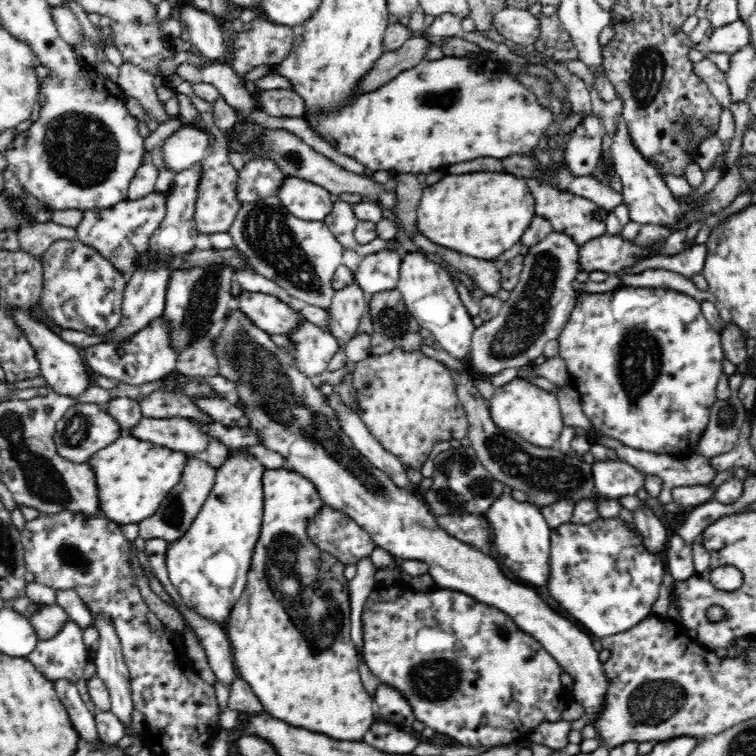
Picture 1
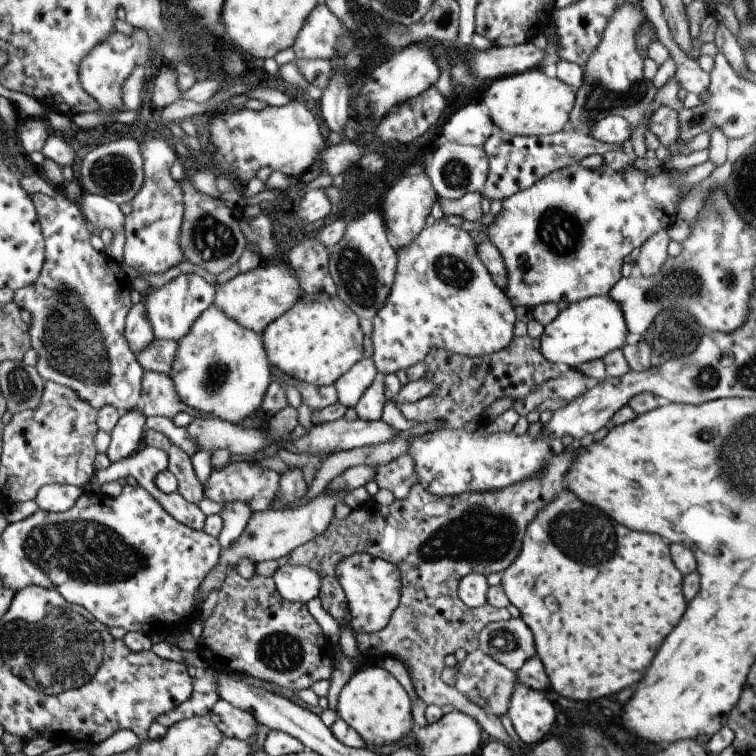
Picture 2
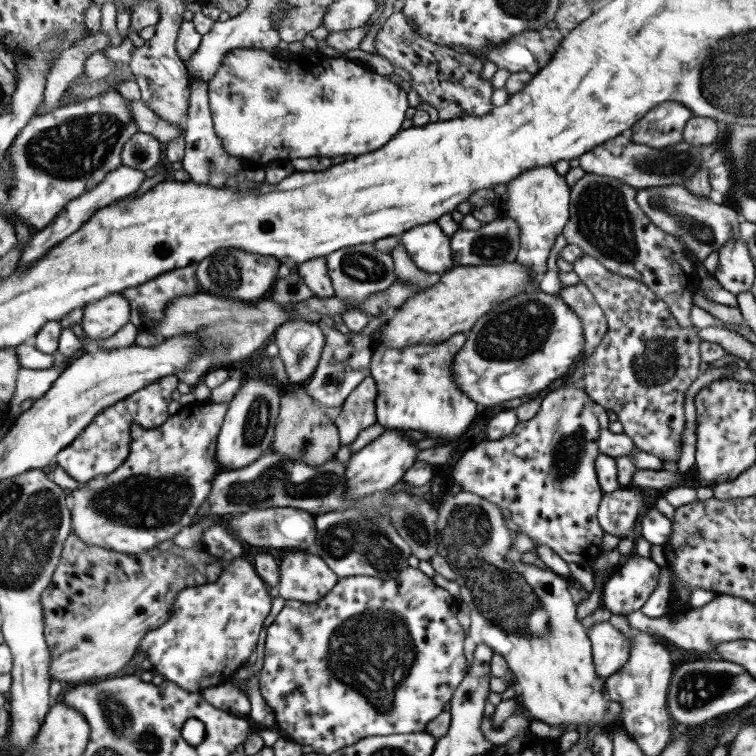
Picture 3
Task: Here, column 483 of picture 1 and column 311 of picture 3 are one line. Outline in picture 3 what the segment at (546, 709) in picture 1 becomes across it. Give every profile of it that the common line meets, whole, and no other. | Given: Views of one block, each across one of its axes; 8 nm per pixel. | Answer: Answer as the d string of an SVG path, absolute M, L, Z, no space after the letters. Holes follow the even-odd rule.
M410 566L402 570L398 578L392 580L380 580L376 576L339 578L336 586L314 603L286 601L266 632L264 665L259 679L262 698L276 716L276 730L282 730L282 734L286 734L300 746L311 746L317 755L332 754L370 736L380 737L425 731L429 722L437 718L444 711L444 706L452 701L456 688L459 688L462 680L467 676L468 670L464 657L465 633L456 618L459 606L460 601L452 597L446 589L436 585L432 578L420 571L418 567Z

